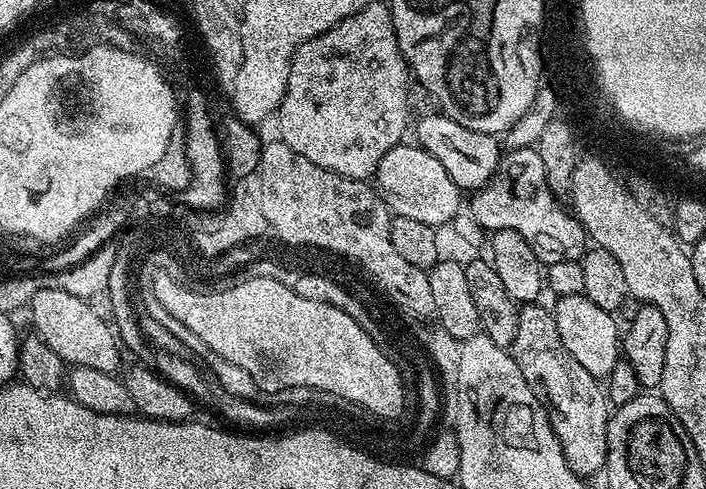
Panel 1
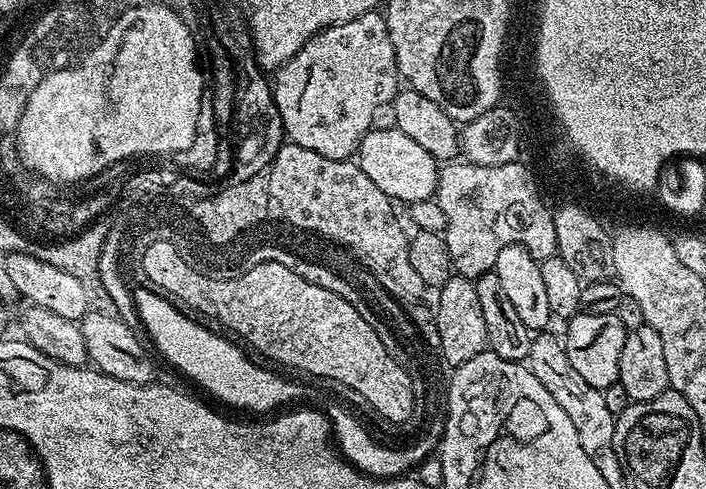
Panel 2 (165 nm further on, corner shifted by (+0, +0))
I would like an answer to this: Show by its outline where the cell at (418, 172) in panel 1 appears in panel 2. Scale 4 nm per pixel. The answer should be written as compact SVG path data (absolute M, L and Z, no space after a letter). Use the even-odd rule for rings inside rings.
M395 126L373 127L372 131L362 138L358 163L366 178L370 178L370 182L374 182L374 186L378 186L382 194L386 194L392 201L401 205L404 203L404 206L411 206L414 202L431 200L436 195L440 177L437 160L426 150L422 150L422 146L414 142L414 138L402 134L402 130Z

